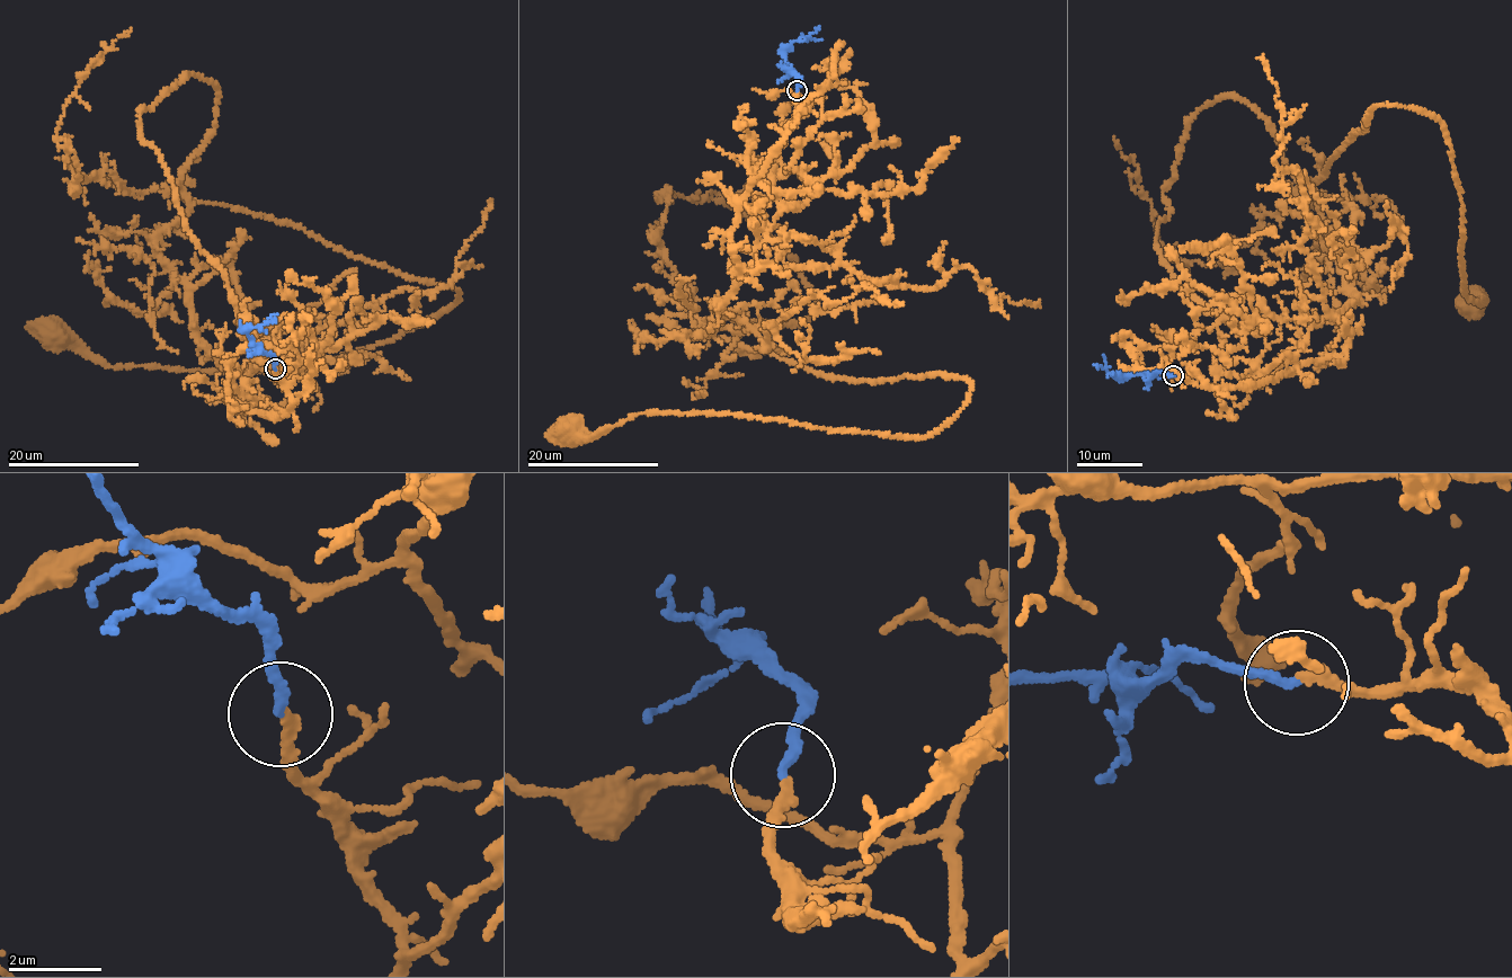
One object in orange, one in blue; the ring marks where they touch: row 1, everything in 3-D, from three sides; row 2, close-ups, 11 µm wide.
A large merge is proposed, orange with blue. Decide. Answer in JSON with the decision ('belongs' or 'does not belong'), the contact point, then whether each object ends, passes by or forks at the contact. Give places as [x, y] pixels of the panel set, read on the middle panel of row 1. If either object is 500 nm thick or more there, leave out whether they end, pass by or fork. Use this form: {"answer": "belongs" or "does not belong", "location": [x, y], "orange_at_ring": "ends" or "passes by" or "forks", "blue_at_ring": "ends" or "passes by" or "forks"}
{"answer": "belongs", "location": [797, 90], "orange_at_ring": "ends", "blue_at_ring": "ends"}

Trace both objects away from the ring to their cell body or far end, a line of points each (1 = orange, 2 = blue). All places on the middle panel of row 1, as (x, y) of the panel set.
1: (797, 90), (704, 330), (828, 376), (962, 376), (969, 400), (924, 436), (712, 412), (572, 429)
2: (797, 89), (799, 79), (788, 68), (784, 53), (793, 42), (820, 27)

